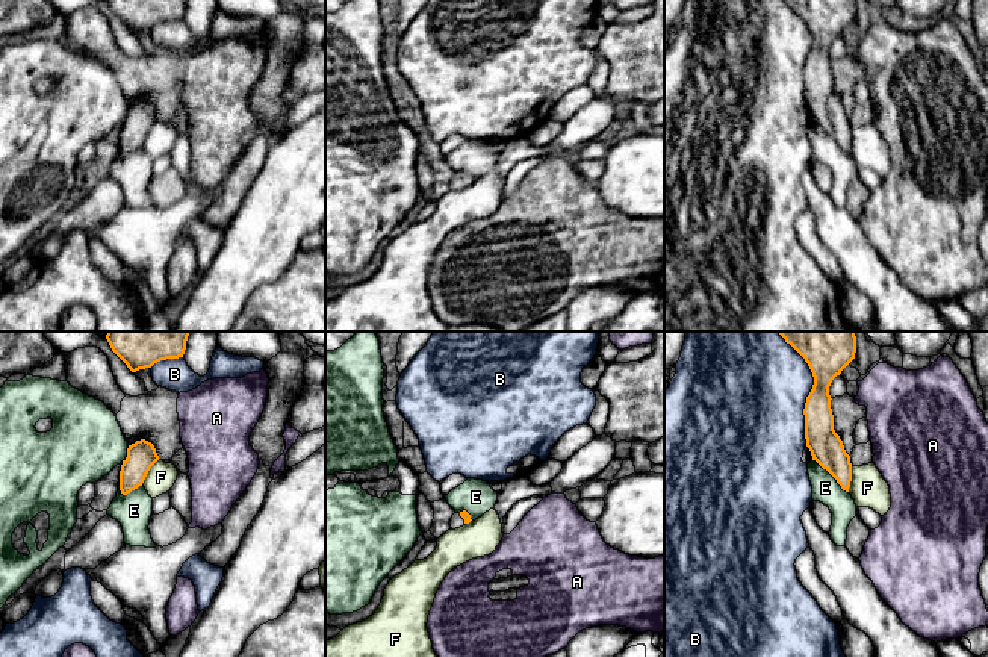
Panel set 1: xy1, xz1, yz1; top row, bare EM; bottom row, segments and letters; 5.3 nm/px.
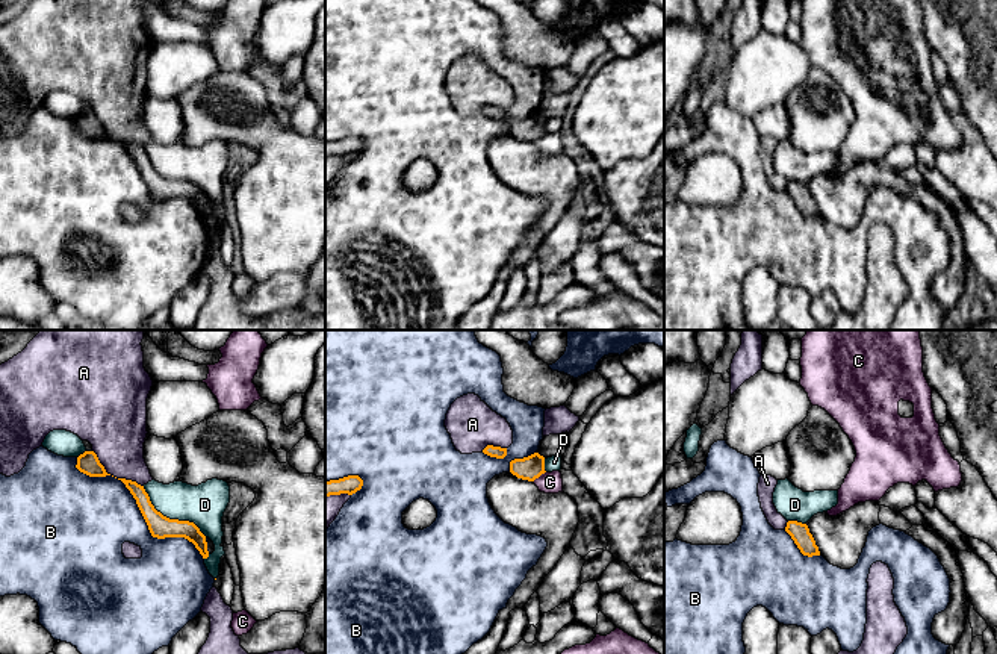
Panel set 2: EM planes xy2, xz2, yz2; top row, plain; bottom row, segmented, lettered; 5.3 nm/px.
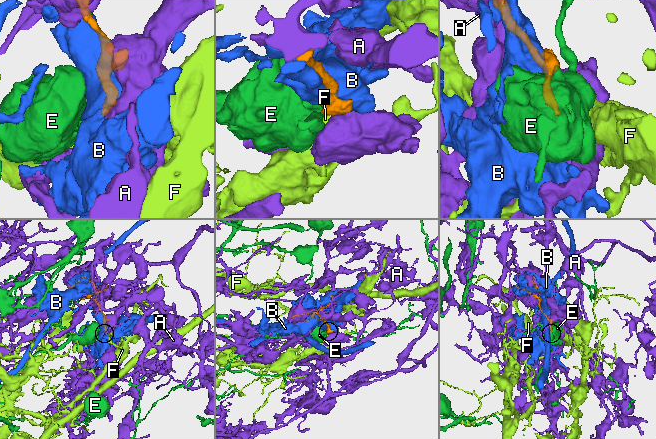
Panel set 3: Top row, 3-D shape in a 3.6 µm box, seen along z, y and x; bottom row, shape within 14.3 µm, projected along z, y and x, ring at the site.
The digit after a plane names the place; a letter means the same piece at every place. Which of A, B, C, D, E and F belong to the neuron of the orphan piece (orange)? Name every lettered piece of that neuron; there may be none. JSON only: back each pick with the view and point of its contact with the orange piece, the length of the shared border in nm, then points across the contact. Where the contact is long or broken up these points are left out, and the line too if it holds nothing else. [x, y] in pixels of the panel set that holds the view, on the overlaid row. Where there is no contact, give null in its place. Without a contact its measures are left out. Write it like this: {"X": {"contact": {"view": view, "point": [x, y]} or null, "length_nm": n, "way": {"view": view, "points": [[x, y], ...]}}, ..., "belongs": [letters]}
{"belongs": []}

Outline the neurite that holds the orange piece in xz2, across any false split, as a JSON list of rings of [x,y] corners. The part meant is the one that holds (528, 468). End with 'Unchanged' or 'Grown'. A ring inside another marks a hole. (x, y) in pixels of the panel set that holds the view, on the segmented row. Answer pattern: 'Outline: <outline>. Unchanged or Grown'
Outline: [[[534,453],[523,459],[514,459],[510,462],[510,472],[517,478],[534,481],[545,474],[545,457]]]. Unchanged

